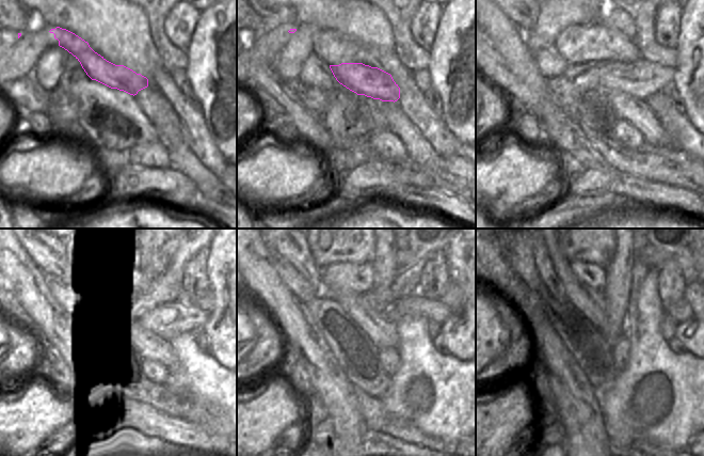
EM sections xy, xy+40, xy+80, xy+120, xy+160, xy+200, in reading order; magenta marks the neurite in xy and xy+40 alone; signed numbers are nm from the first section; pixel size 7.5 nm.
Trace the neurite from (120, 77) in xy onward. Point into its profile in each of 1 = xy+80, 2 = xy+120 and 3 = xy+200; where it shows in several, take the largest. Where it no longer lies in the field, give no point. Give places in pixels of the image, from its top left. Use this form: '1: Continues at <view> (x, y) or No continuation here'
1: Continues at xy+80 (641, 79)
2: Continues at xy+120 (168, 320)
3: Continues at xy+200 (681, 311).

